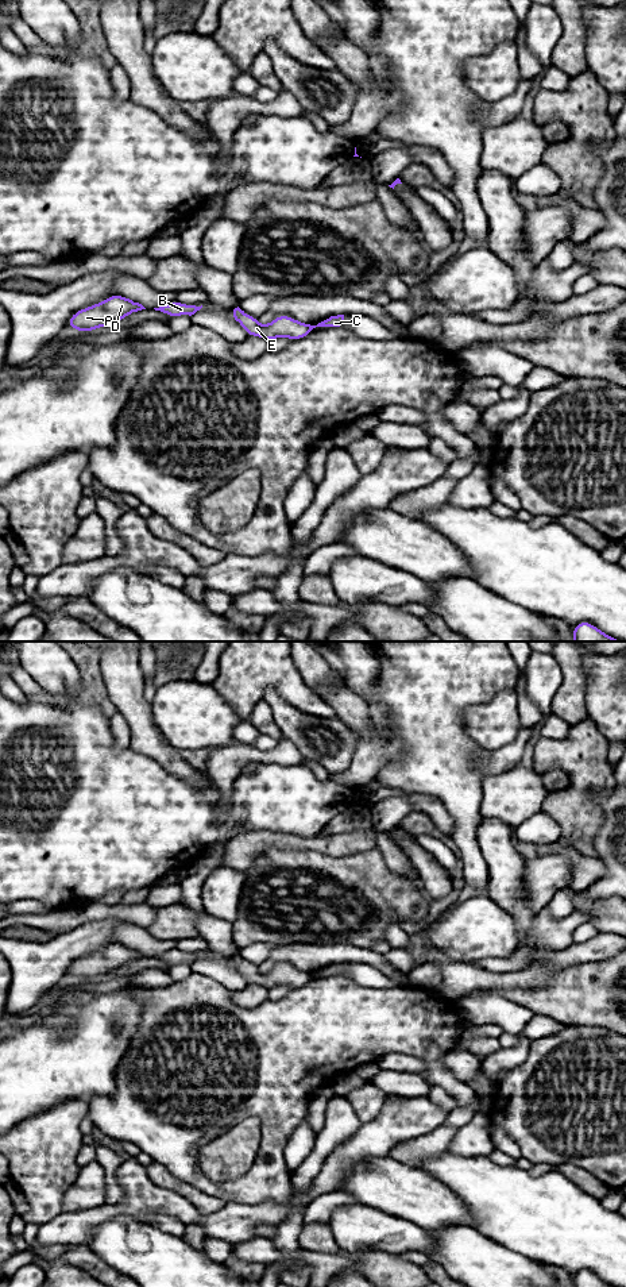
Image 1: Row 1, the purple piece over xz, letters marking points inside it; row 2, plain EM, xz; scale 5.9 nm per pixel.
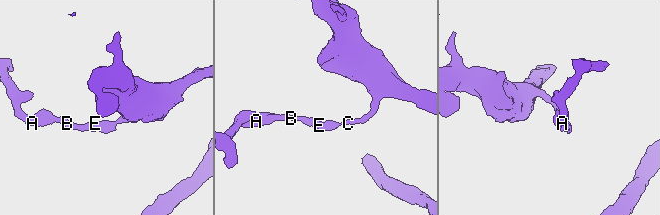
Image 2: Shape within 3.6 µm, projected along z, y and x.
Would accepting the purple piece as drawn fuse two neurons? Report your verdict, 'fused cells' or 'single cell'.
fused cells

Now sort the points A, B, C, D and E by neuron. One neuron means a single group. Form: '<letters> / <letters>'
A B D E / C

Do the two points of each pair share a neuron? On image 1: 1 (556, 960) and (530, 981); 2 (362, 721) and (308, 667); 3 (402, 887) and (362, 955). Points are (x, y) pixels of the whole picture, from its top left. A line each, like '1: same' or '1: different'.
1: same
2: same
3: different

